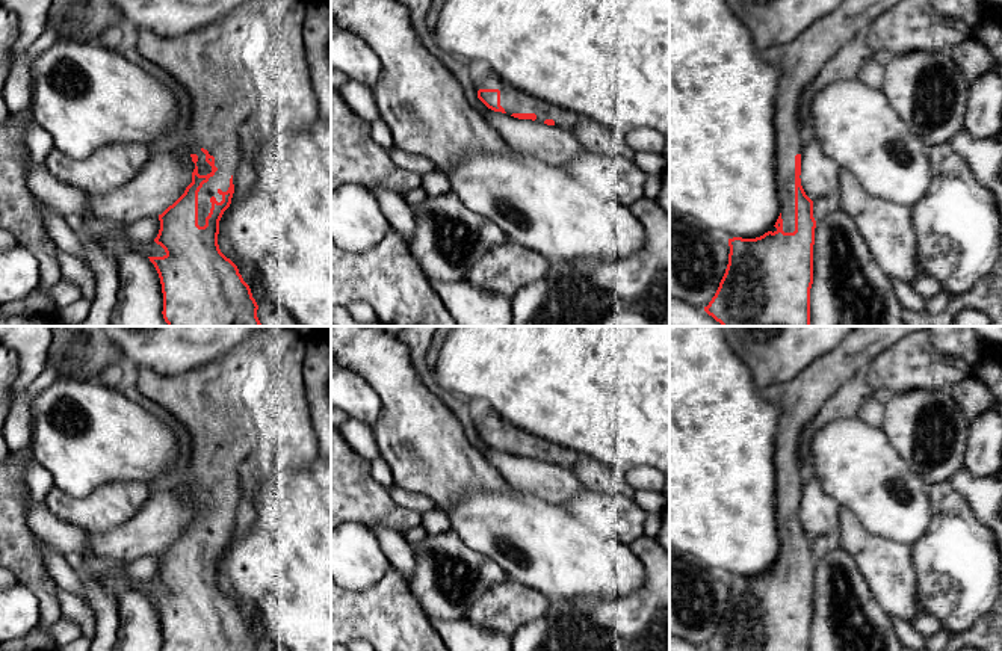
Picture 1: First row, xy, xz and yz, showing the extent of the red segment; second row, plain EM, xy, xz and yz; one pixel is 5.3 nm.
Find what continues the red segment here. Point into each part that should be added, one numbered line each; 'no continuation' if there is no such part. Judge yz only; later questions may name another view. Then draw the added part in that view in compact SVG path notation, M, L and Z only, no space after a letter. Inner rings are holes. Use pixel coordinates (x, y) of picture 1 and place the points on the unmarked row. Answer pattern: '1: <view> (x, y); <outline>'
1: yz (798, 401); M857 326L834 349L816 358L792 381L775 384L762 397L778 408L774 440L775 517L783 569L795 569L795 494L803 491L799 437L834 391L898 340L928 326Z

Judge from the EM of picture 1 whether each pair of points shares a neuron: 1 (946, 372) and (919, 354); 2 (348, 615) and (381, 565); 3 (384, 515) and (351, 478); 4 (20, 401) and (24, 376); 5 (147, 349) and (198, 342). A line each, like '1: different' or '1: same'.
1: same
2: different
3: same
4: different
5: same

